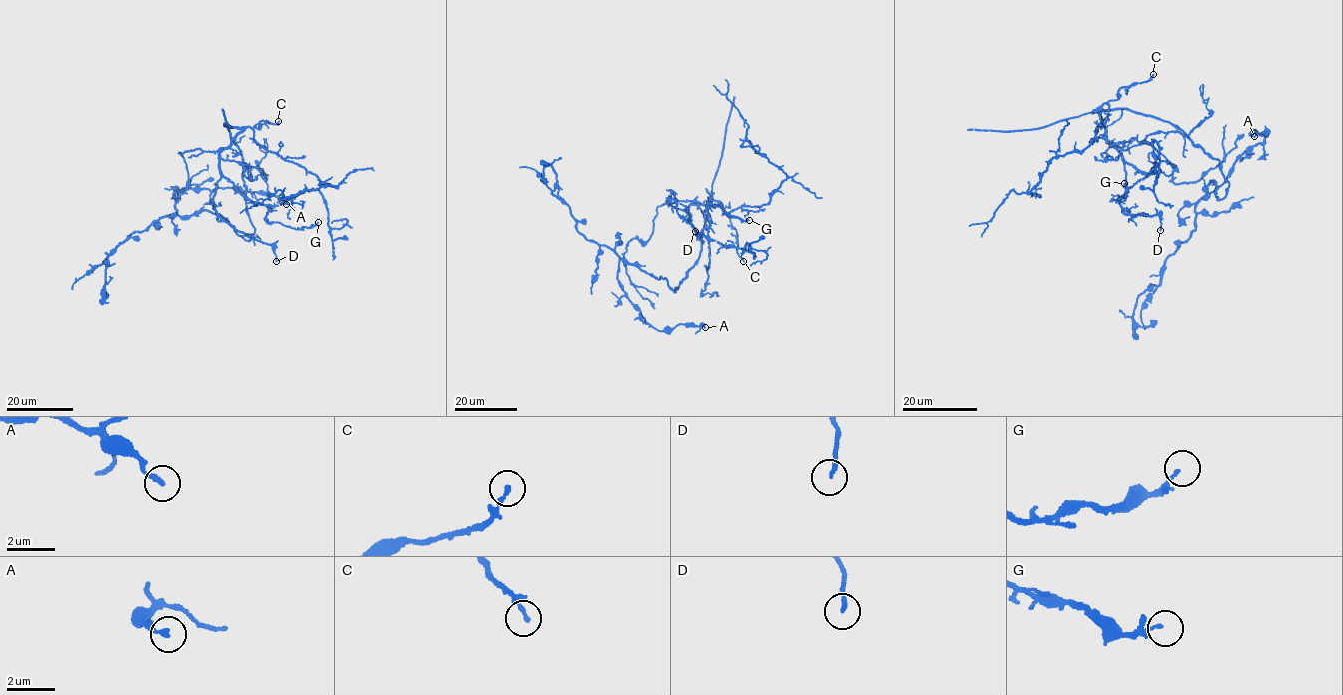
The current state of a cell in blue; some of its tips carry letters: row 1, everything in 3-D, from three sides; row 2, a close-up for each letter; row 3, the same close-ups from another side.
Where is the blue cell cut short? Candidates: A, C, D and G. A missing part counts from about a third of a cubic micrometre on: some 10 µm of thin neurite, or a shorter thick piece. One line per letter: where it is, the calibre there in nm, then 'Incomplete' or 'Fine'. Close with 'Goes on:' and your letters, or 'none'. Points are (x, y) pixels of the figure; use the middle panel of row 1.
A: Place: (705, 327). Thickness 240 nm. Fine
C: Place: (743, 261). Thickness 180 nm. Fine
D: Place: (695, 231). Thickness 150 nm. Fine
G: Place: (749, 220). Thickness 80 nm. Fine
Goes on: none

